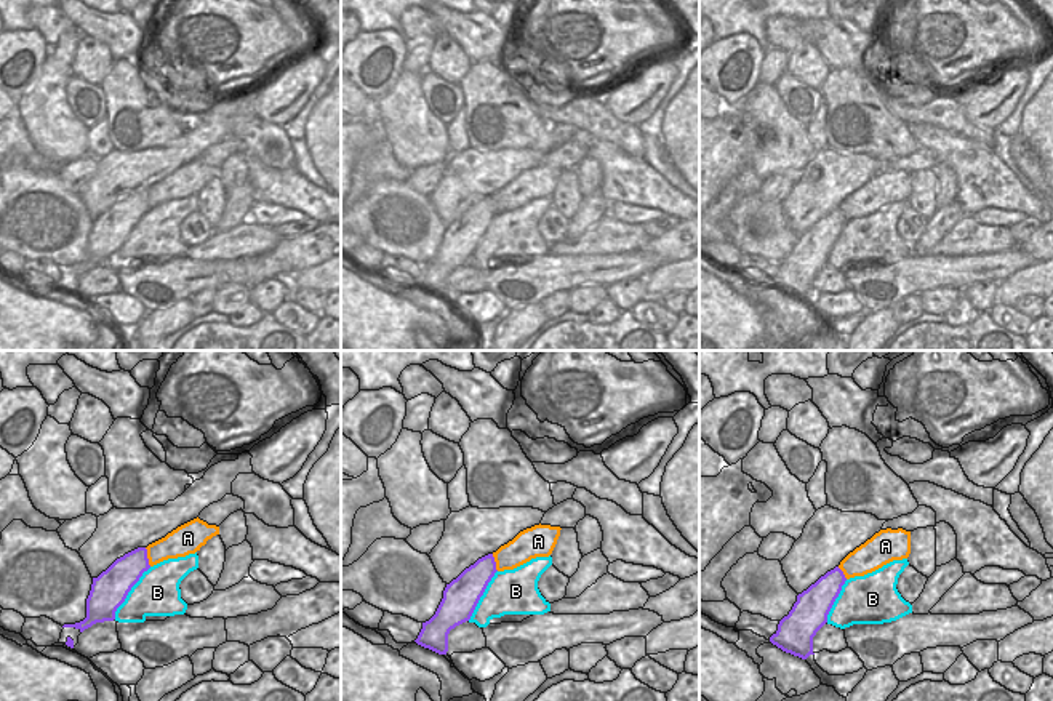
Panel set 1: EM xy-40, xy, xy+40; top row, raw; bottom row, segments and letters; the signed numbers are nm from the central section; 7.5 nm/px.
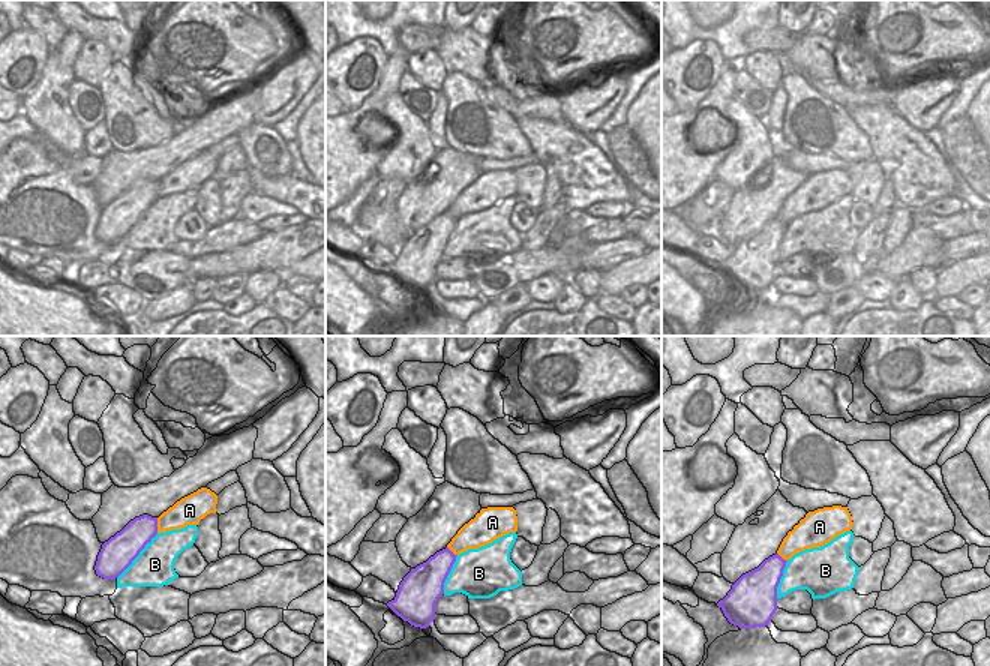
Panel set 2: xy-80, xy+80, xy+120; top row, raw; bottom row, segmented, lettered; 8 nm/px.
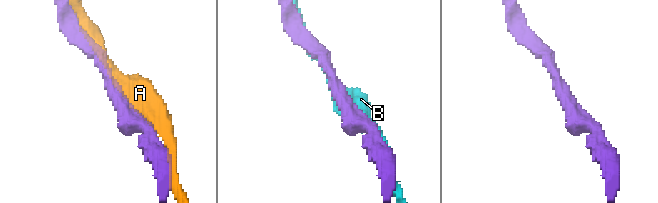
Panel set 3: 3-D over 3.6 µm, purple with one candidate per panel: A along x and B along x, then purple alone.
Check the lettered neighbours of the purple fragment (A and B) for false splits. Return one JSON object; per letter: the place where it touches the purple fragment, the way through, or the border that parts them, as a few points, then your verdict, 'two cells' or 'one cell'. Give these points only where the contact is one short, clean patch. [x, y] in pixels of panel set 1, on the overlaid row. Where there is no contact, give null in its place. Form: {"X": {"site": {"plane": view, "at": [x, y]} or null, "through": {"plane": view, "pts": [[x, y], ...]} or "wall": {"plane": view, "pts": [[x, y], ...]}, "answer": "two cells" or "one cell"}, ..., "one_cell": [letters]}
{"A": {"site": {"plane": "xy-40", "at": [146, 557]}, "answer": "two cells"}, "B": {"site": {"plane": "xy-40", "at": [128, 591]}, "answer": "two cells"}, "one_cell": []}

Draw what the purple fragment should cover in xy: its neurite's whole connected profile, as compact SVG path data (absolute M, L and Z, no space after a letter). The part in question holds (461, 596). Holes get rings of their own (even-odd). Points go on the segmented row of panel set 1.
M488 554L446 584L435 615L422 623L422 629L414 642L438 655L446 655L450 631L470 619L496 571L494 557Z

